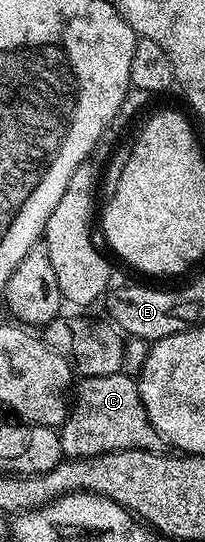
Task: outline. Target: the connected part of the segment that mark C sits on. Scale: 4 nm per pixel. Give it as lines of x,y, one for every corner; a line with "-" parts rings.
121,373
107,375
106,377
81,378
74,387
74,402
68,412
68,418
64,420
64,426
59,428
60,440
65,456
69,459
89,459
115,451
160,451
162,440
150,417
146,417
146,409
142,405
140,390
136,379
131,374

